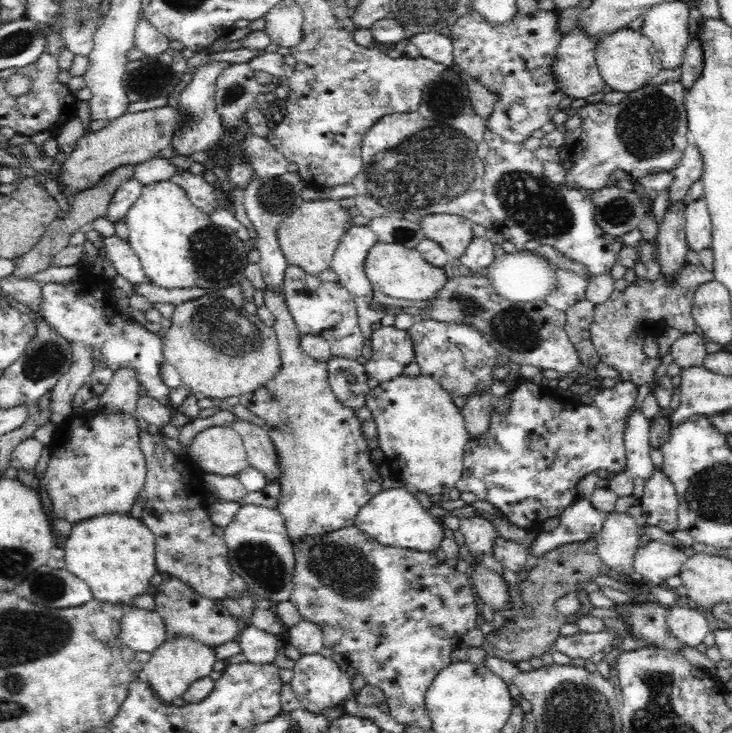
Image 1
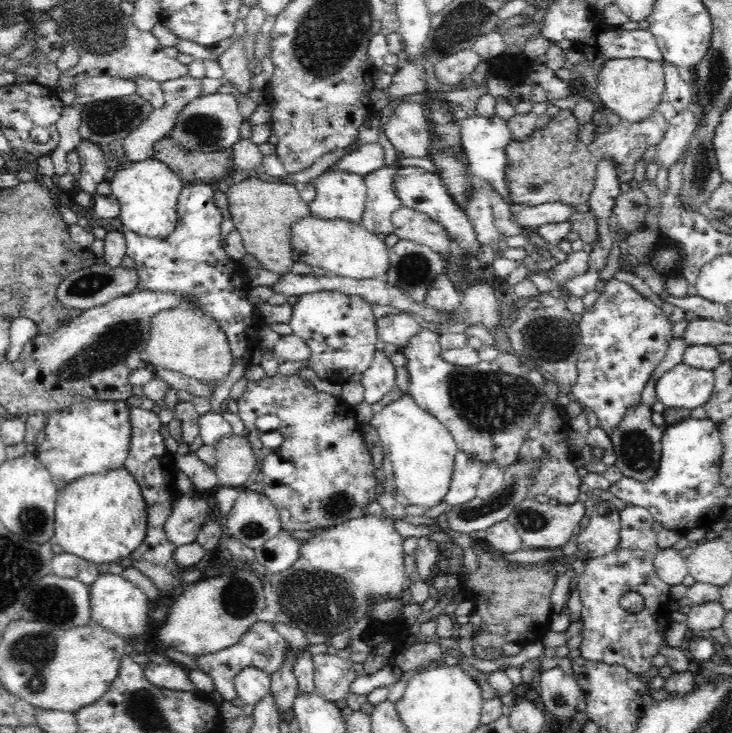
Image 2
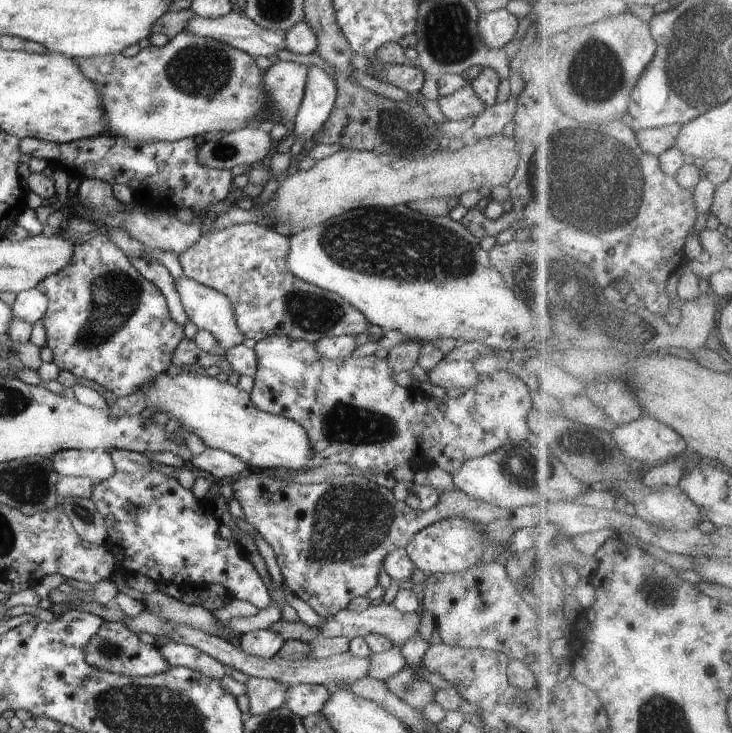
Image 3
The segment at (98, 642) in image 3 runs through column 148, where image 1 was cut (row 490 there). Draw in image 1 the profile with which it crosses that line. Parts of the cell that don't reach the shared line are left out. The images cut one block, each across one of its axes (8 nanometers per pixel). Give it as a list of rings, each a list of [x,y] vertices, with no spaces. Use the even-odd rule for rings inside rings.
[[[655,469],[652,477],[646,481],[639,503],[646,525],[658,526],[672,534],[679,530],[676,488],[662,470]]]

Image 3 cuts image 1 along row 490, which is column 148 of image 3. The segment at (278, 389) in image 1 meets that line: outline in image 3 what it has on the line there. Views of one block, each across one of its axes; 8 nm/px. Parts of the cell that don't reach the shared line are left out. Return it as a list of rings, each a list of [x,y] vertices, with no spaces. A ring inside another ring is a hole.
[[[100,226],[98,230],[96,230],[94,237],[86,238],[76,244],[74,246],[74,254],[72,254],[72,262],[68,262],[68,266],[62,268],[60,272],[56,272],[56,274],[44,278],[44,280],[37,285],[37,288],[40,292],[44,292],[44,296],[48,298],[49,308],[48,312],[46,312],[46,316],[42,318],[42,324],[46,329],[46,346],[54,353],[54,364],[60,368],[60,371],[68,371],[78,377],[78,379],[88,378],[88,380],[98,383],[98,385],[103,386],[118,398],[131,395],[144,384],[152,382],[158,374],[167,373],[171,366],[174,351],[185,338],[184,328],[178,326],[178,324],[172,320],[166,300],[160,293],[160,290],[158,290],[154,284],[148,282],[146,278],[143,278],[142,274],[132,266],[128,256],[106,236],[105,227]]]

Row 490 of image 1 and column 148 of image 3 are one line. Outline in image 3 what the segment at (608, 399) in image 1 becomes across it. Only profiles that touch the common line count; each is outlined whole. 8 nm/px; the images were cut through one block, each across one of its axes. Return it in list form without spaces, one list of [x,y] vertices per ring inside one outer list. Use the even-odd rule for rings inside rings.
[[[114,450],[109,454],[116,472],[108,480],[96,483],[92,488],[90,500],[106,520],[106,548],[114,556],[116,567],[121,568],[126,575],[143,575],[157,584],[174,584],[185,592],[220,584],[226,588],[231,598],[248,601],[258,609],[267,608],[272,604],[266,584],[260,578],[254,564],[250,562],[244,548],[236,540],[220,536],[221,525],[212,510],[208,509],[208,499],[196,498],[191,490],[182,488],[174,478],[162,474],[155,468],[154,460],[142,453]]]

